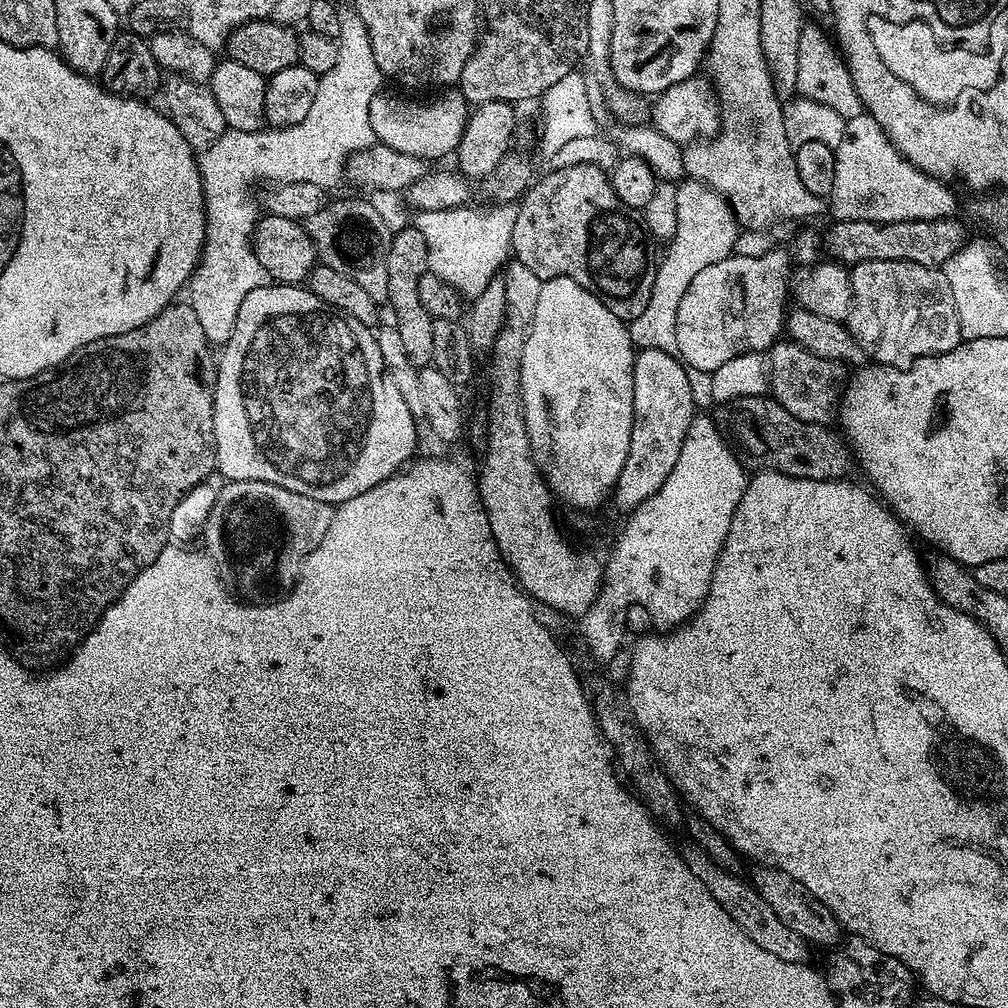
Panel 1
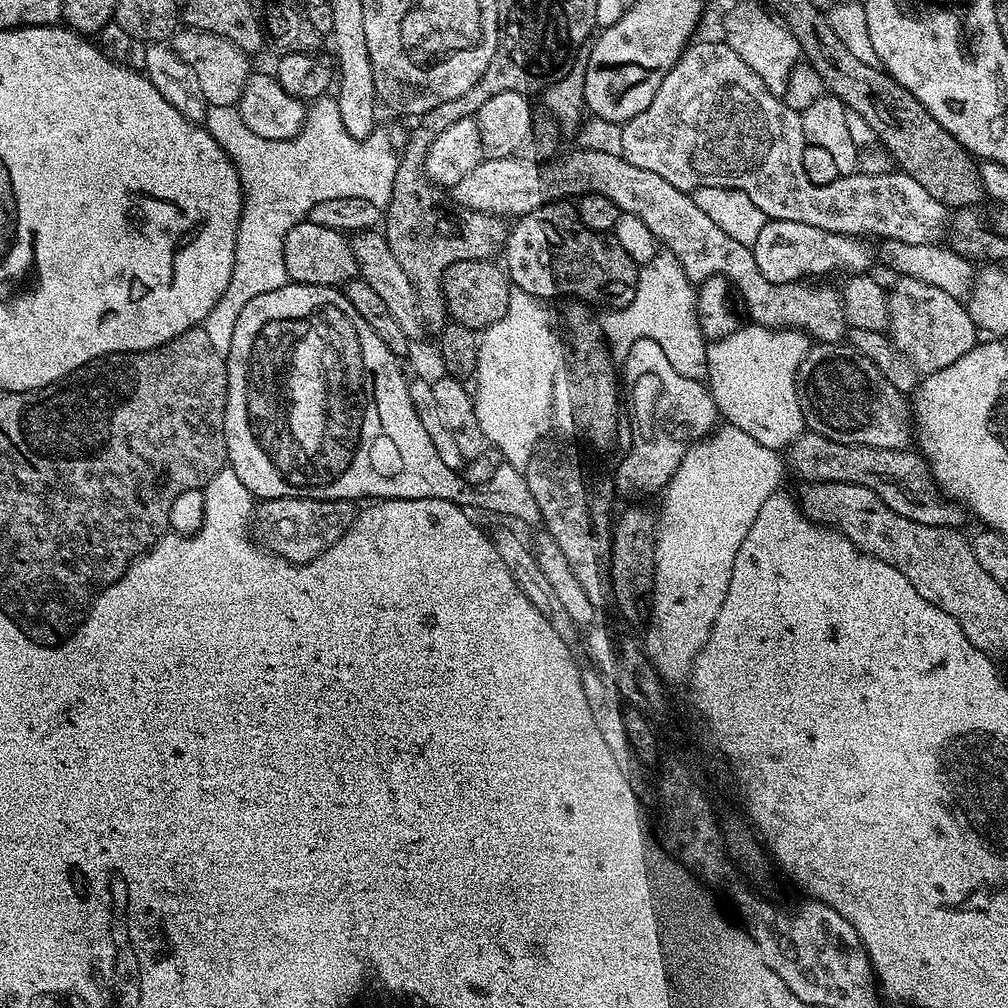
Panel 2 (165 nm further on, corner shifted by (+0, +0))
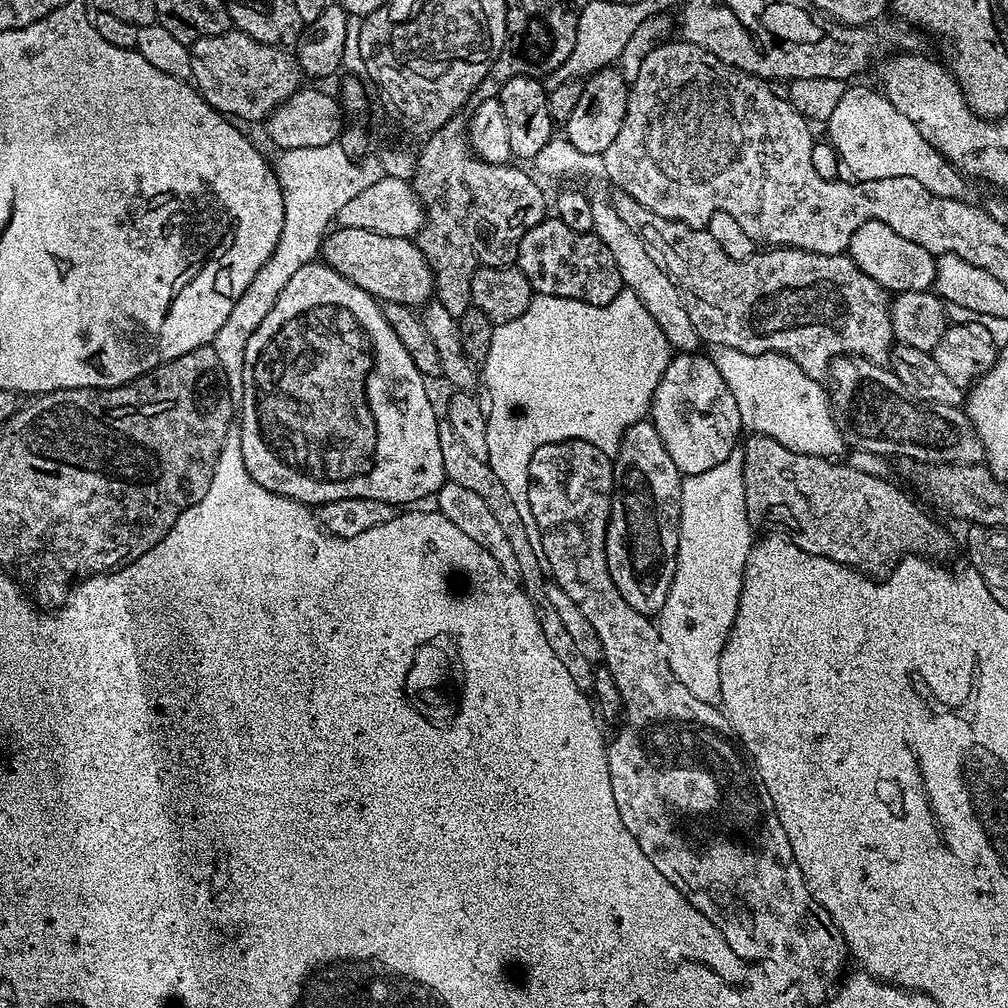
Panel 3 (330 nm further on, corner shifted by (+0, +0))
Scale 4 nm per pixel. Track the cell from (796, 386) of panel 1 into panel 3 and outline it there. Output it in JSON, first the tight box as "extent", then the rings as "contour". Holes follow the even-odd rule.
{"extent":[827,356,985,464],"contour":[[[839,356],[832,360],[832,364],[828,367],[827,379],[832,380],[830,384],[830,397],[832,408],[832,419],[835,420],[837,428],[849,449],[860,449],[862,451],[876,452],[880,456],[893,458],[893,456],[909,456],[912,462],[916,464],[978,464],[985,459],[984,447],[980,444],[978,434],[974,430],[974,426],[968,420],[968,413],[963,407],[951,408],[950,406],[942,406],[941,404],[931,404],[925,400],[919,400],[913,392],[906,390],[906,386],[902,386],[902,382],[893,374],[883,363],[875,360],[866,360],[863,356]]]}

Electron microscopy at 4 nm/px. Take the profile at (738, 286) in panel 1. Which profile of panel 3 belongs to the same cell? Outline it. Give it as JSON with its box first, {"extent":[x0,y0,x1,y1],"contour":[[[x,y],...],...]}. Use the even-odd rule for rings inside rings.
{"extent":[847,222,938,293],"contour":[[[884,222],[863,223],[848,243],[847,255],[864,274],[869,274],[889,293],[929,291],[935,285],[938,262],[934,255],[925,247],[902,238]]]}

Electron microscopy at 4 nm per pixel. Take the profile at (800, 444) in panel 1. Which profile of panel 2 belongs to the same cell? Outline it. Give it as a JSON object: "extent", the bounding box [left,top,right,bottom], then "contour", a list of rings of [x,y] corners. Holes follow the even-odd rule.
{"extent":[786,430,970,529],"contour":[[[808,430],[787,449],[786,460],[791,471],[793,468],[801,476],[801,481],[810,484],[846,482],[854,486],[866,486],[874,490],[874,494],[878,494],[878,498],[882,498],[882,502],[886,502],[894,514],[902,514],[902,518],[922,522],[926,526],[963,529],[964,523],[970,520],[963,504],[941,492],[927,460],[912,450],[834,442]]]}

